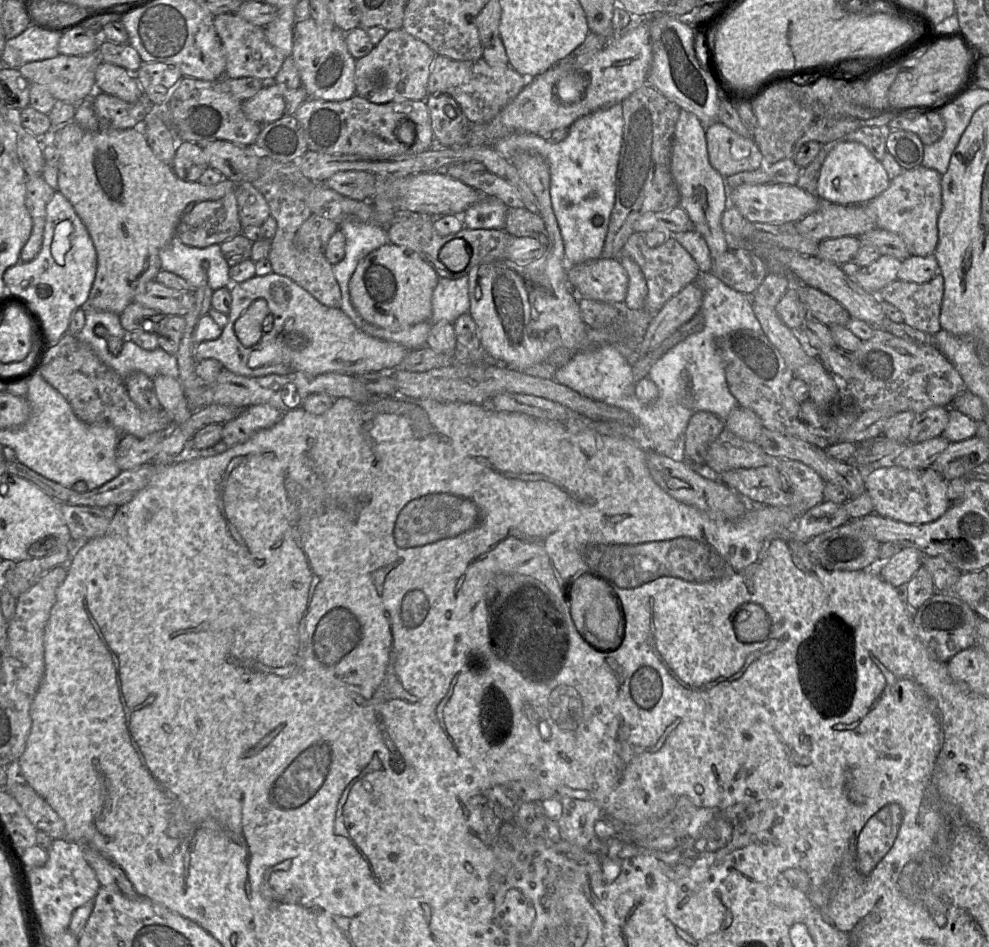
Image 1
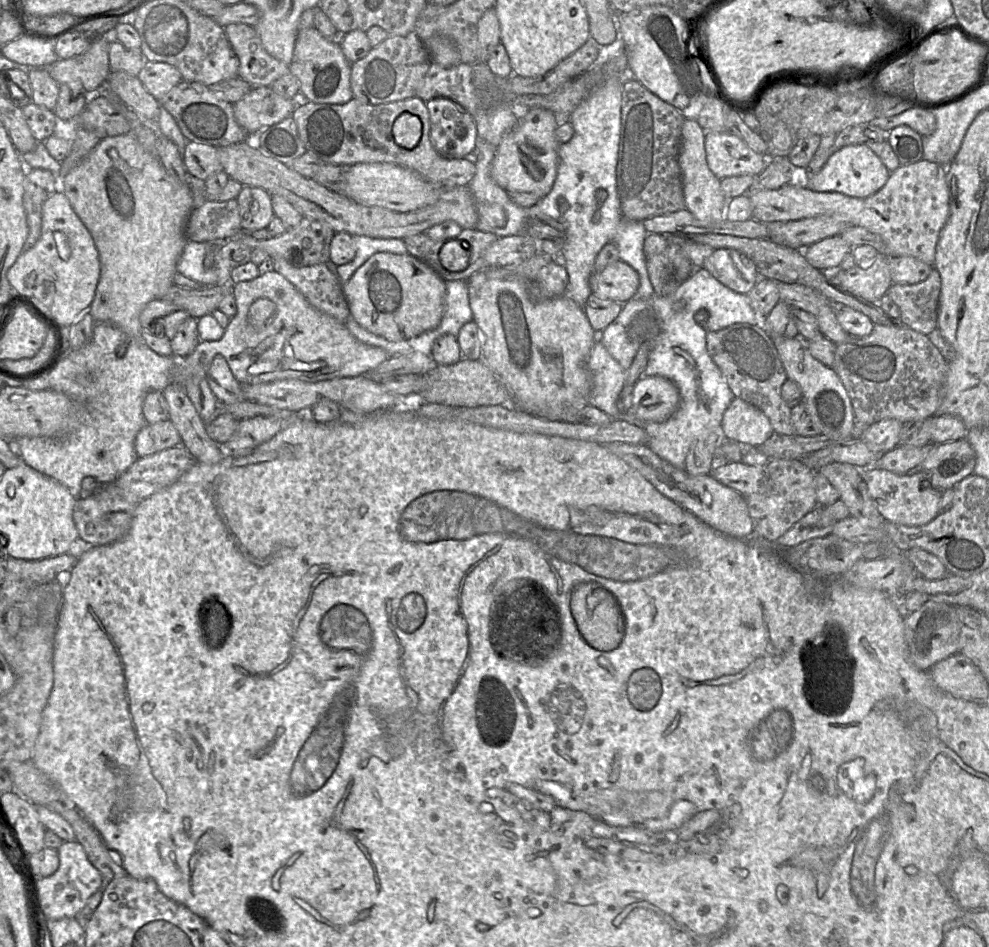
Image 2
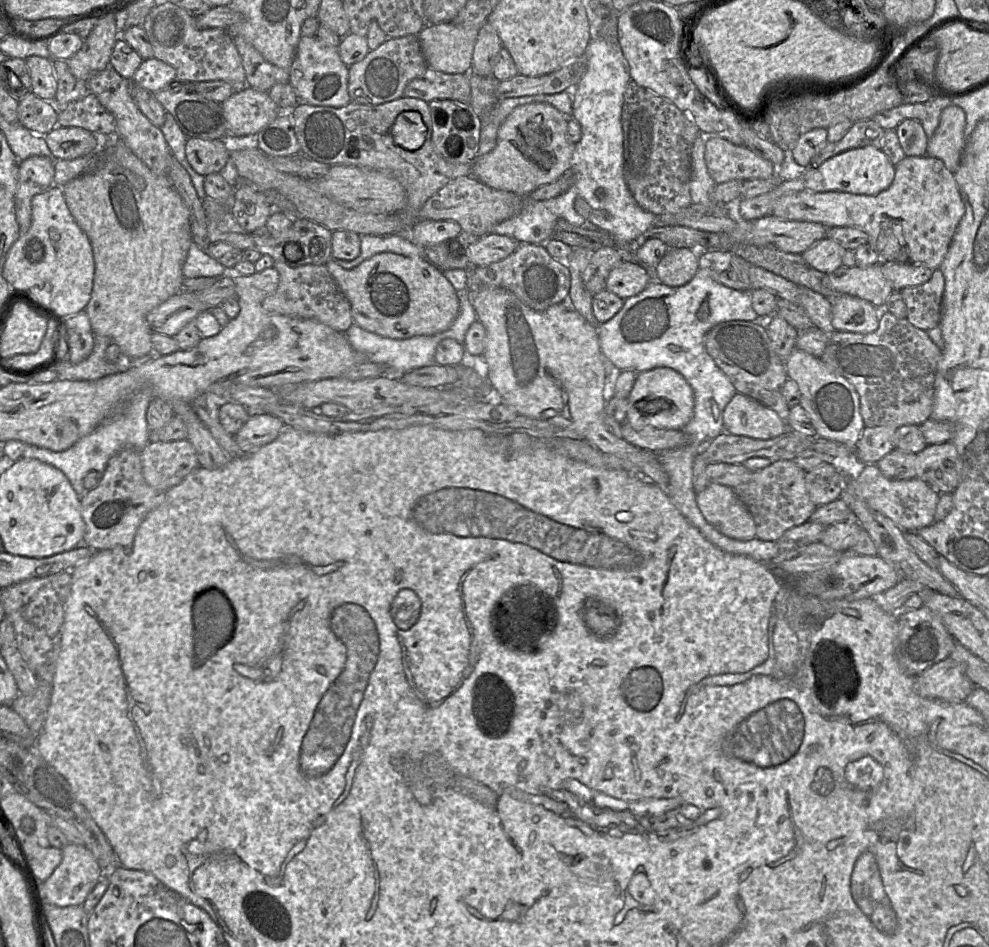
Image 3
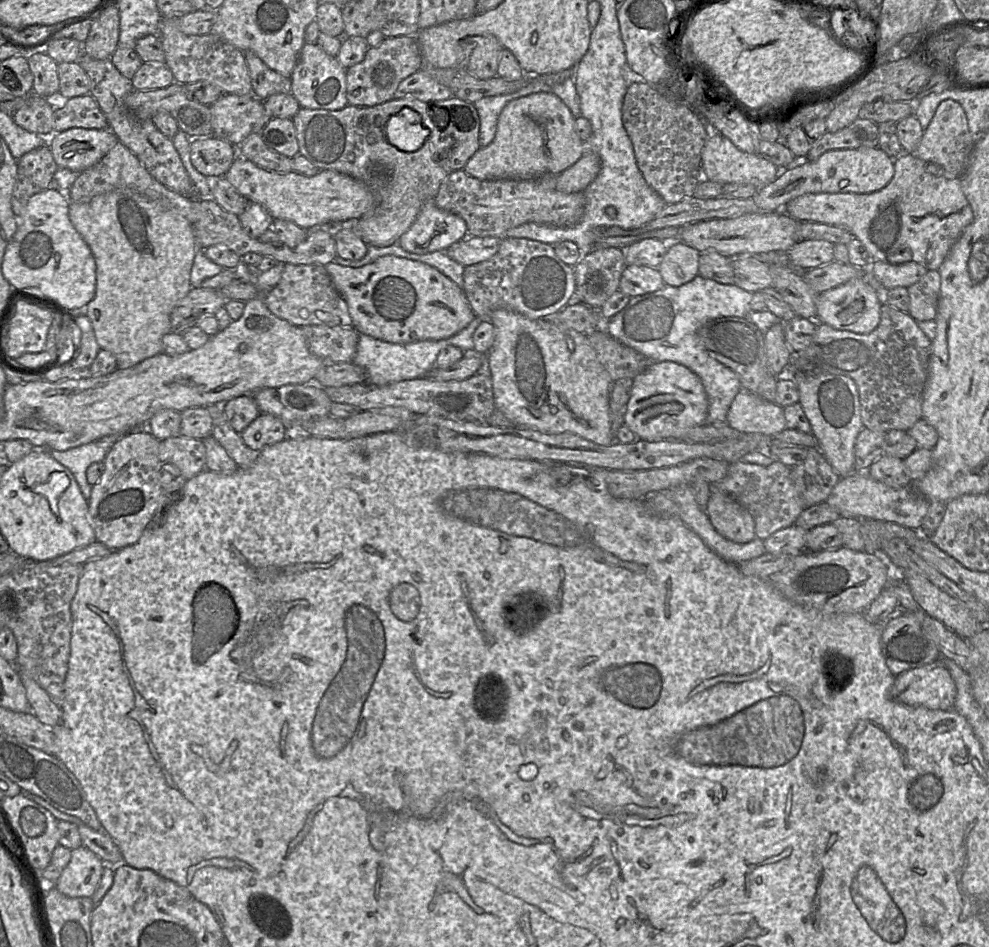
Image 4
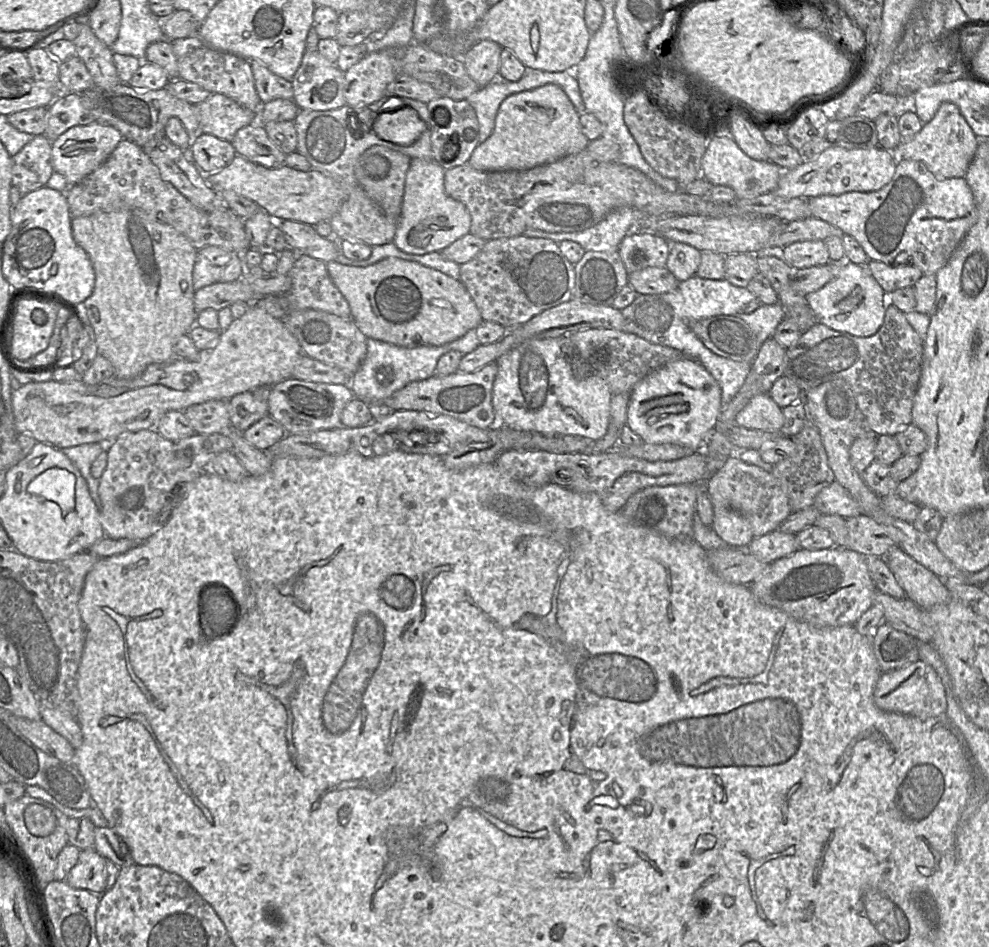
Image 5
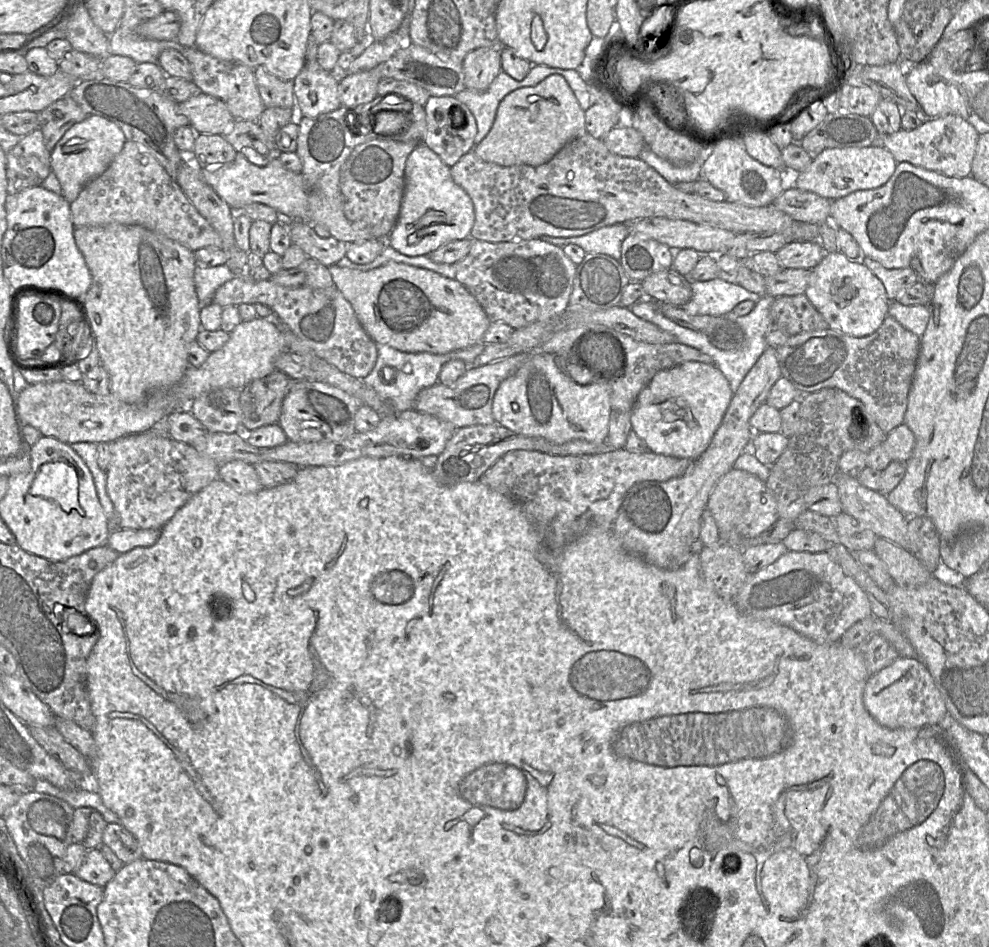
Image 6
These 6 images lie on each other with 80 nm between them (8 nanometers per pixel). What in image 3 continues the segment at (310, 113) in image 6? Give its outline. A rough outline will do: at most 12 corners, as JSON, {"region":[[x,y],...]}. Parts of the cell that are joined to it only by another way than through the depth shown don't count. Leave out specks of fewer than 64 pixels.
{"region":[[301,36],[289,69],[298,103],[351,101],[338,47]]}

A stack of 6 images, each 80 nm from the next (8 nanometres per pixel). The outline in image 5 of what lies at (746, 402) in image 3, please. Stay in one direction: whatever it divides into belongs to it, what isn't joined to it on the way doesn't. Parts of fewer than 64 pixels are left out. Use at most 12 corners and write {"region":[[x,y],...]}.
{"region":[[766,393],[736,415],[747,429],[779,433],[782,408]]}

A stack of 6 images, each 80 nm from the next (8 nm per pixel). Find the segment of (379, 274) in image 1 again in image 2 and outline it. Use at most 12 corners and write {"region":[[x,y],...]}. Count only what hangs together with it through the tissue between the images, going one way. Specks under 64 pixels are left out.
{"region":[[375,253],[342,284],[353,318],[390,341],[432,330],[446,281]]}

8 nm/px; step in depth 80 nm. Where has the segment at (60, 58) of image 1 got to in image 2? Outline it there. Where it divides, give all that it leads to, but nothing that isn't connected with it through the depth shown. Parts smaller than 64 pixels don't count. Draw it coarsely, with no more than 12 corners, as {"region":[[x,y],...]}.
{"region":[[111,36],[45,69],[73,93],[96,90],[111,71]]}

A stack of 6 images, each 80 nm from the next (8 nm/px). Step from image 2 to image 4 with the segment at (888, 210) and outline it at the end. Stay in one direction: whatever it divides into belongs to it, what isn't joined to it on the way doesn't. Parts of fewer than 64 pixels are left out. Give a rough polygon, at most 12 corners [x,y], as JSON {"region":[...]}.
{"region":[[908,152],[871,193],[784,213],[848,229],[873,261],[938,270],[973,221],[961,178]]}

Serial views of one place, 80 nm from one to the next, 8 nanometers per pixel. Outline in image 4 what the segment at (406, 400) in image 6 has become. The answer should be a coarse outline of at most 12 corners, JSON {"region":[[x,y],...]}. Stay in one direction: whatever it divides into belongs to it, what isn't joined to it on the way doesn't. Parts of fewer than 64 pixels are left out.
{"region":[[475,318],[443,340],[407,344],[359,334],[353,363],[377,386],[421,378],[439,352],[474,347]]}

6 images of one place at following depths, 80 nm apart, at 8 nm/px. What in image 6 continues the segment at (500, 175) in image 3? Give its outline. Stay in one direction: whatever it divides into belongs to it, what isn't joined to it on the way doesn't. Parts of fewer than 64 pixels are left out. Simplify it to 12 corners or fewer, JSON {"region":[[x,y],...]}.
{"region":[[564,77],[507,94],[473,151],[539,166],[586,133]]}

